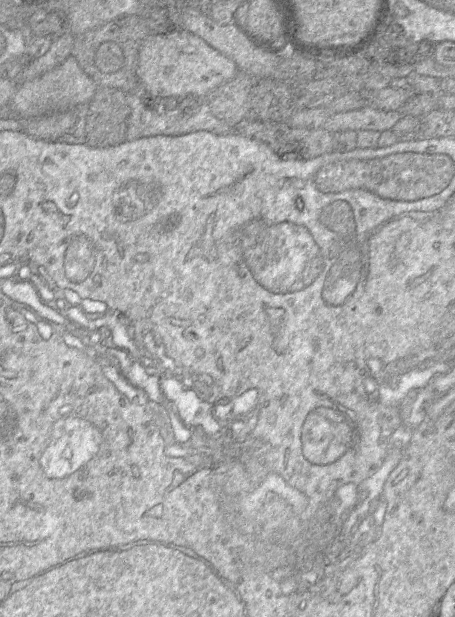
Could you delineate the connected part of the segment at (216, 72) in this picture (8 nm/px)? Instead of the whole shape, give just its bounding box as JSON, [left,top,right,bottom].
[138,30,240,98]

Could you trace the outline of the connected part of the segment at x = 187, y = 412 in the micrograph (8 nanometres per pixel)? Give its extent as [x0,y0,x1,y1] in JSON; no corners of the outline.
[173,389,220,434]

